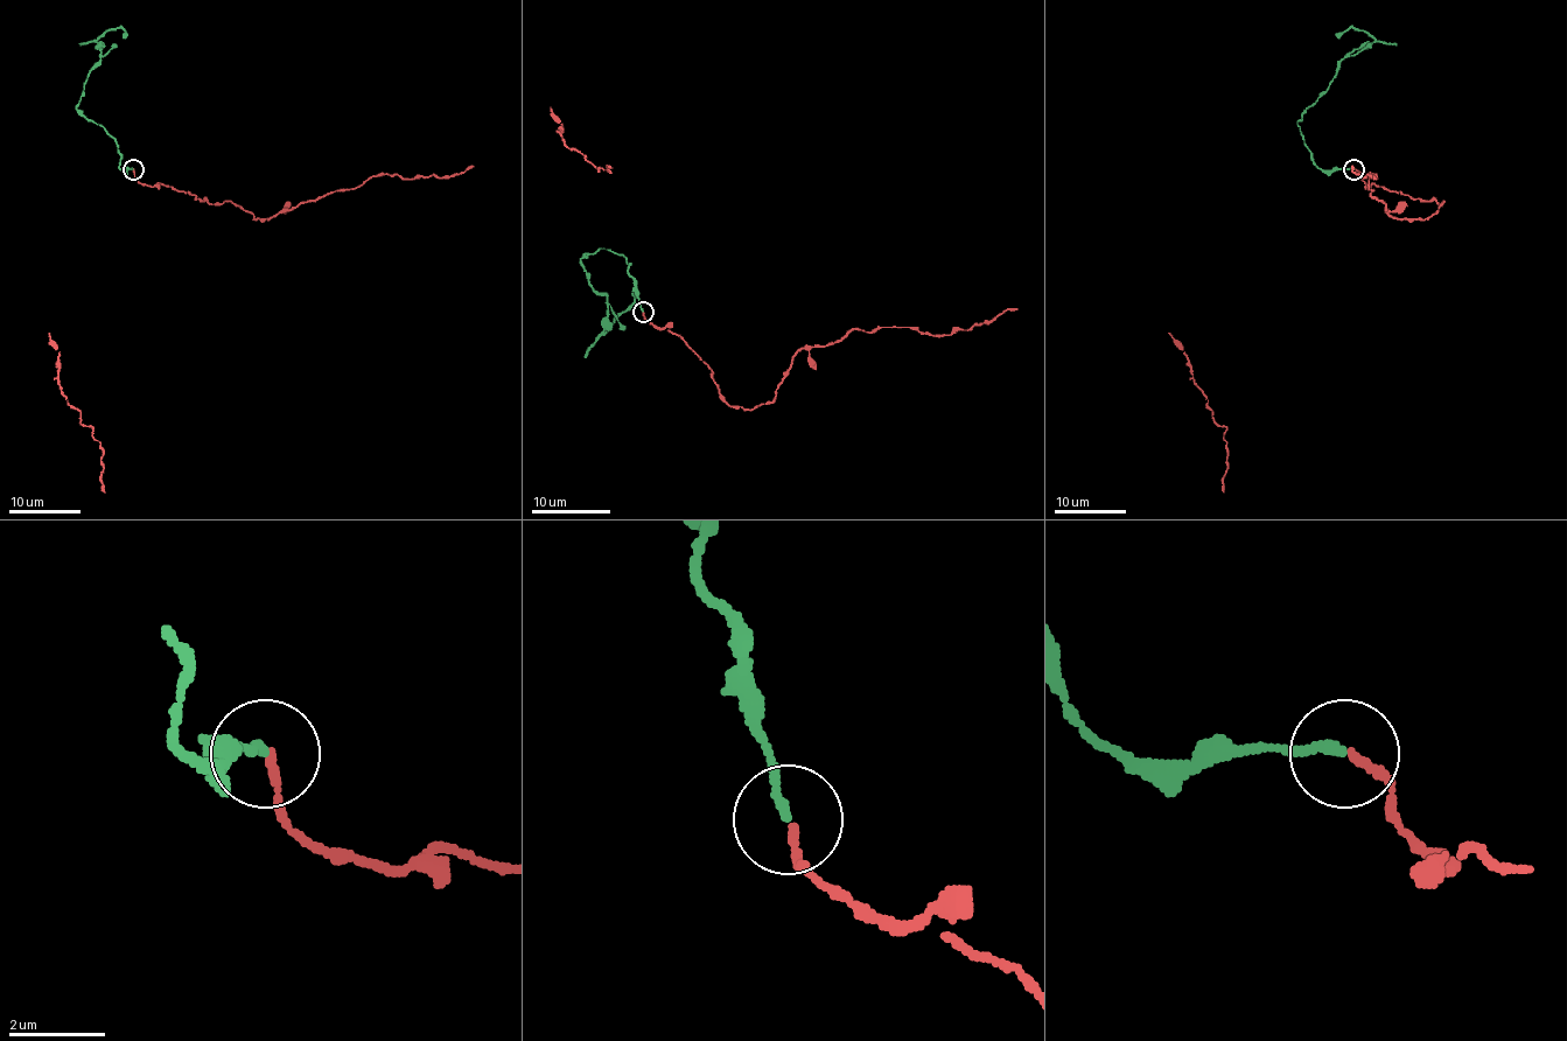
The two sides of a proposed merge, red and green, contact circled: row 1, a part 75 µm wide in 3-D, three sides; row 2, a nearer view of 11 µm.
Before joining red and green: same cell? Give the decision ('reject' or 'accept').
accept

